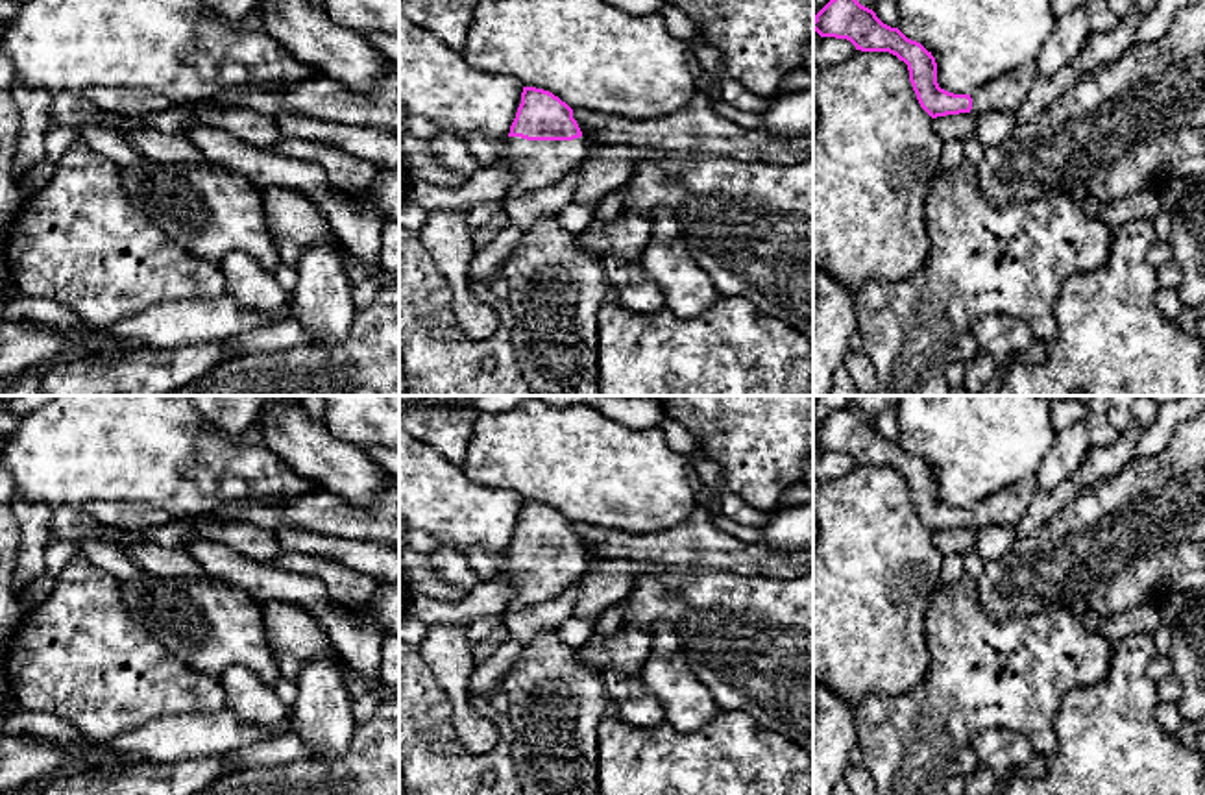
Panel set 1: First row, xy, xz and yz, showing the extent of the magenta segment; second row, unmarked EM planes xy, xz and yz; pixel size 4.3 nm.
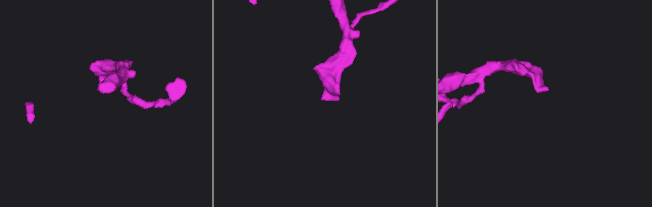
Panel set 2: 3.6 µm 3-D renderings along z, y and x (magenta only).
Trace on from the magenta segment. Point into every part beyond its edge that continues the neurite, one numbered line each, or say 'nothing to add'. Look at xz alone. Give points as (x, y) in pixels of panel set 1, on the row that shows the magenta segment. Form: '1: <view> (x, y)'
1: xz (533, 163)

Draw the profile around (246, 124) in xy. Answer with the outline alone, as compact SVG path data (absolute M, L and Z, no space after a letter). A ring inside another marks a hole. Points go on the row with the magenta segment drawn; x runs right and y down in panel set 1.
M203 100L198 107L201 124L218 128L257 148L274 148L283 137L275 120L246 107L220 107Z

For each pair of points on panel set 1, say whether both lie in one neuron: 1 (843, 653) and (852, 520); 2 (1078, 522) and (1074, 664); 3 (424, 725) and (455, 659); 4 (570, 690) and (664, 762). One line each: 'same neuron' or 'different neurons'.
1: same neuron
2: different neurons
3: different neurons
4: different neurons

